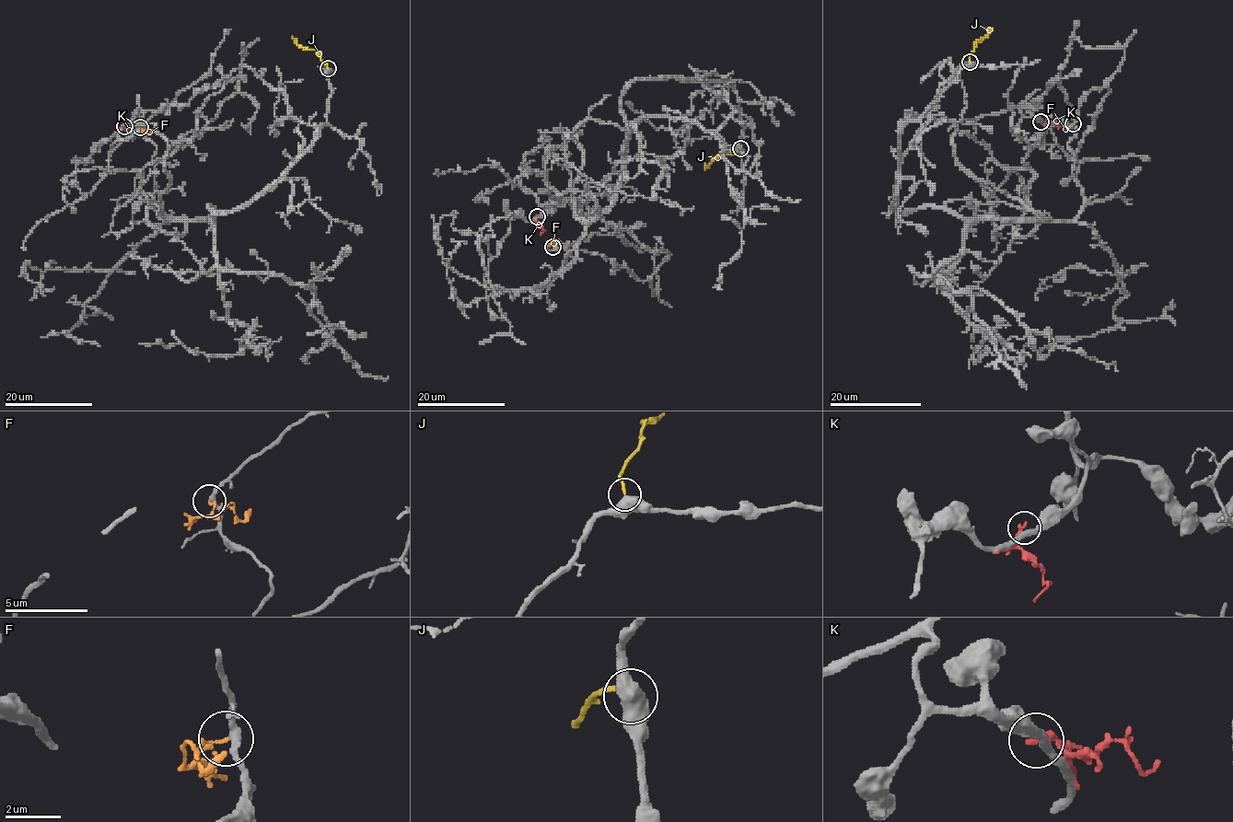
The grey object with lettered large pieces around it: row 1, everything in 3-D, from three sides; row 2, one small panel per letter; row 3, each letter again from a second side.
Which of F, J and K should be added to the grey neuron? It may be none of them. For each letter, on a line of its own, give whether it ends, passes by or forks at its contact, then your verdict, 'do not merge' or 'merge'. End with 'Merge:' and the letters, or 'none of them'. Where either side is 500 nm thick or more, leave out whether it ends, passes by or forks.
F: it ends; do not merge
J: it ends; merge
K: it ends; do not merge
Merge: J

